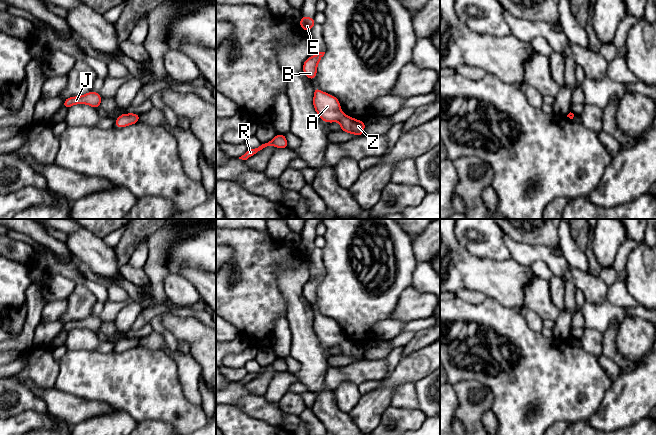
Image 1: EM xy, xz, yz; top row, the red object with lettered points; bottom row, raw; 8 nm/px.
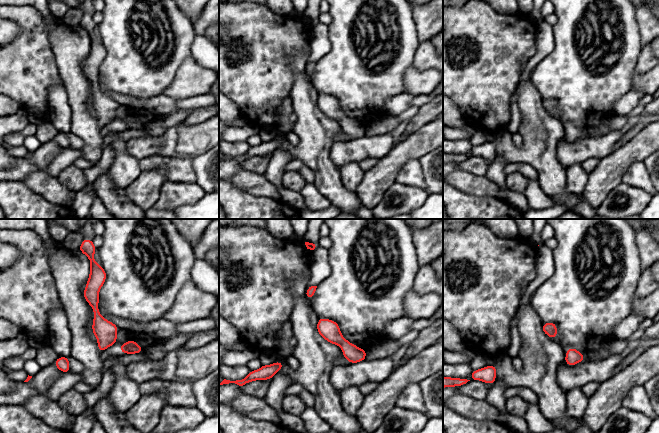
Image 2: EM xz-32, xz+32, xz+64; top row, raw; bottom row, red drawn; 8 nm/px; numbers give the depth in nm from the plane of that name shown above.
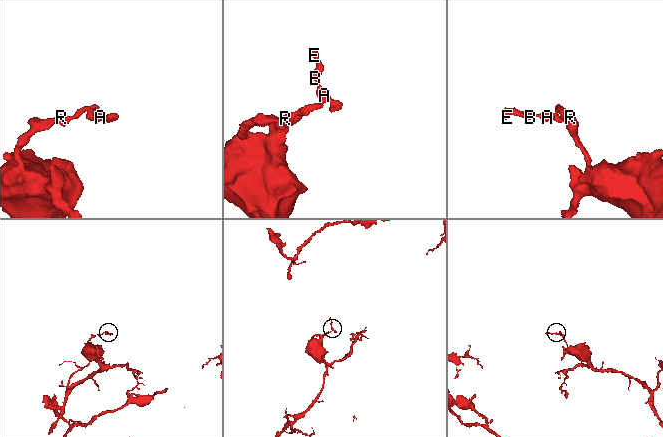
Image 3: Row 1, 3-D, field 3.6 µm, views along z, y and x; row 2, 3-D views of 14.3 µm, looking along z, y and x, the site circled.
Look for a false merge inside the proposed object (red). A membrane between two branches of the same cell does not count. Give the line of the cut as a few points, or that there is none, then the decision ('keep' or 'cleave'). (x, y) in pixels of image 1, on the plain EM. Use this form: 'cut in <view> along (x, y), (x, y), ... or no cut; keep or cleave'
no cut; keep

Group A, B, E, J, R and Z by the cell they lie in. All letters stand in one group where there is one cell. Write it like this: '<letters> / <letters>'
A B E J R Z

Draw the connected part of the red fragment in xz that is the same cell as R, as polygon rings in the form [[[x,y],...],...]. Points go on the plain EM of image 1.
[[[277,358],[271,365],[266,366],[266,367],[261,367],[255,373],[248,373],[241,381],[239,381],[239,383],[247,384],[251,380],[257,378],[258,376],[260,376],[261,374],[269,370],[275,370],[281,373],[288,372],[288,366],[285,361],[285,358]]]

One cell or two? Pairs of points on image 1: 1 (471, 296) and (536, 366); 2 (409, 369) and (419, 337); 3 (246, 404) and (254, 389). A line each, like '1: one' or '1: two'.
1: two
2: two
3: two

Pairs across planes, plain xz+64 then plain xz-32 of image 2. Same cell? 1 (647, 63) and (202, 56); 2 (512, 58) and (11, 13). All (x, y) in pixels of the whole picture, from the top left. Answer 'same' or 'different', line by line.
1: same
2: same

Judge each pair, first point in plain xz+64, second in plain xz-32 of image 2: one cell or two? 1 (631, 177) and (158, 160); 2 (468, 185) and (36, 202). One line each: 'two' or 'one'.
1: one
2: two

